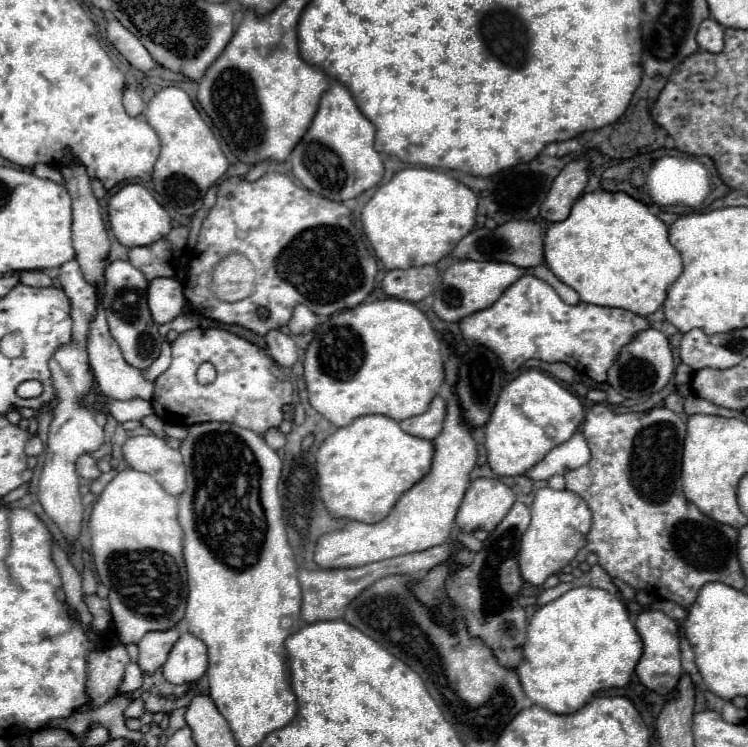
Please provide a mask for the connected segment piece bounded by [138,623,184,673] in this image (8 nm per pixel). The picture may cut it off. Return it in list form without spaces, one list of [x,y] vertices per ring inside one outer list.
[[[178,623],[176,627],[166,629],[166,631],[148,631],[138,643],[140,669],[144,673],[152,673],[158,667],[162,667],[164,661],[168,659],[170,649],[174,647],[178,637],[182,635],[182,631],[184,631],[184,623]]]

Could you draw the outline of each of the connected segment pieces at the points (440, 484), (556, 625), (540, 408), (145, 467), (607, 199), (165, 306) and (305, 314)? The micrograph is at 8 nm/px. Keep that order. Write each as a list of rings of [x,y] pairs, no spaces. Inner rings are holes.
[[[452,395],[452,401],[448,403],[444,429],[432,443],[436,451],[430,473],[398,499],[390,515],[380,523],[372,523],[372,525],[350,519],[342,529],[320,535],[314,549],[316,569],[306,569],[306,571],[340,571],[346,567],[362,567],[396,555],[436,547],[450,537],[456,511],[462,503],[464,491],[470,483],[470,471],[476,465],[476,457],[478,457],[472,431],[468,431],[468,427],[460,423],[460,407],[456,407],[456,395]]]
[[[574,587],[558,599],[538,607],[528,623],[528,639],[524,645],[524,661],[518,667],[518,679],[526,697],[544,707],[546,711],[568,715],[582,709],[588,699],[600,691],[610,687],[624,687],[630,681],[630,675],[642,655],[640,635],[628,619],[628,611],[622,601],[596,587]]]
[[[528,369],[500,393],[486,427],[486,451],[492,471],[504,475],[528,473],[552,447],[568,441],[584,419],[584,405],[550,375]]]
[[[138,435],[138,437],[130,437],[124,447],[122,447],[124,459],[128,461],[128,465],[136,471],[144,471],[150,473],[158,479],[158,483],[174,497],[178,497],[184,489],[186,489],[186,465],[182,461],[182,455],[178,449],[172,449],[164,439],[156,437],[156,435]]]
[[[594,191],[582,195],[570,209],[568,219],[552,223],[544,237],[544,259],[546,267],[574,291],[578,291],[584,303],[628,309],[640,317],[654,313],[666,299],[668,287],[680,277],[682,259],[680,253],[668,241],[668,227],[650,213],[650,209],[618,191]]]
[[[174,277],[166,279],[152,279],[148,285],[148,307],[152,311],[152,319],[156,319],[158,325],[170,323],[182,313],[182,307],[186,303],[182,283]]]
[[[296,305],[292,319],[288,323],[288,329],[292,335],[300,335],[300,333],[308,333],[318,325],[318,317],[306,307],[306,305]]]

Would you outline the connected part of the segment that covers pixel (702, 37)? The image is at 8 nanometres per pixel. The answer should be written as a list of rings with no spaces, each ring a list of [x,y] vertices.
[[[706,19],[702,21],[696,41],[700,45],[700,49],[708,51],[708,53],[720,53],[724,47],[724,29],[714,21],[714,19]]]

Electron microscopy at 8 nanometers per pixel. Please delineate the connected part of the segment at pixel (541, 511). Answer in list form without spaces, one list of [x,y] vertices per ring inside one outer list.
[[[550,487],[536,491],[530,509],[532,509],[532,521],[526,533],[522,535],[520,545],[520,573],[524,575],[524,581],[532,585],[542,585],[546,577],[558,573],[586,545],[592,515],[586,501],[580,495],[568,489],[556,491]]]

